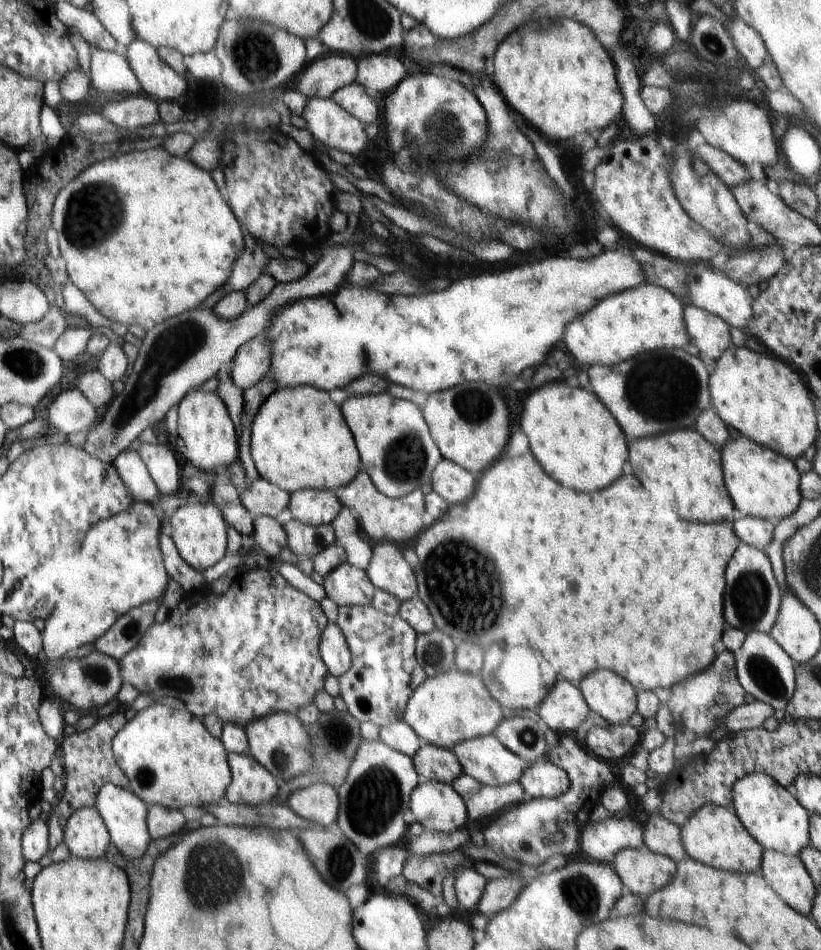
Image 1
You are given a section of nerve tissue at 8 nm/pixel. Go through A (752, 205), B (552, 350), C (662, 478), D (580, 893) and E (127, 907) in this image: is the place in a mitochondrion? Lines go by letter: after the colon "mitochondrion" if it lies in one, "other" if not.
A: mitochondrion
B: other
C: other
D: mitochondrion
E: other

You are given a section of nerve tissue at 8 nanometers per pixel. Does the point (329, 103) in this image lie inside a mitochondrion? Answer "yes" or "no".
no

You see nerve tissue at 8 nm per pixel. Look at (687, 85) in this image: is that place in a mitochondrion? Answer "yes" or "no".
no

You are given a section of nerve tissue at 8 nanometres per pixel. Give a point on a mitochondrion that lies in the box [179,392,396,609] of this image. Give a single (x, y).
(319, 538)

